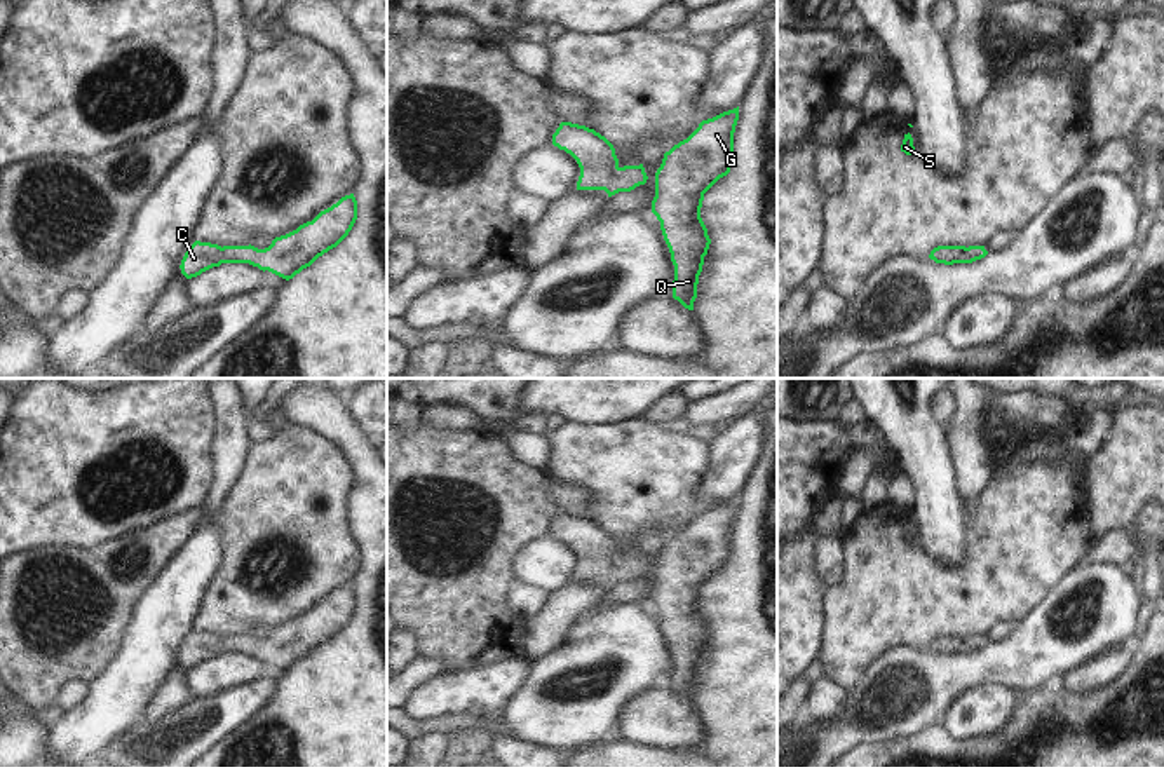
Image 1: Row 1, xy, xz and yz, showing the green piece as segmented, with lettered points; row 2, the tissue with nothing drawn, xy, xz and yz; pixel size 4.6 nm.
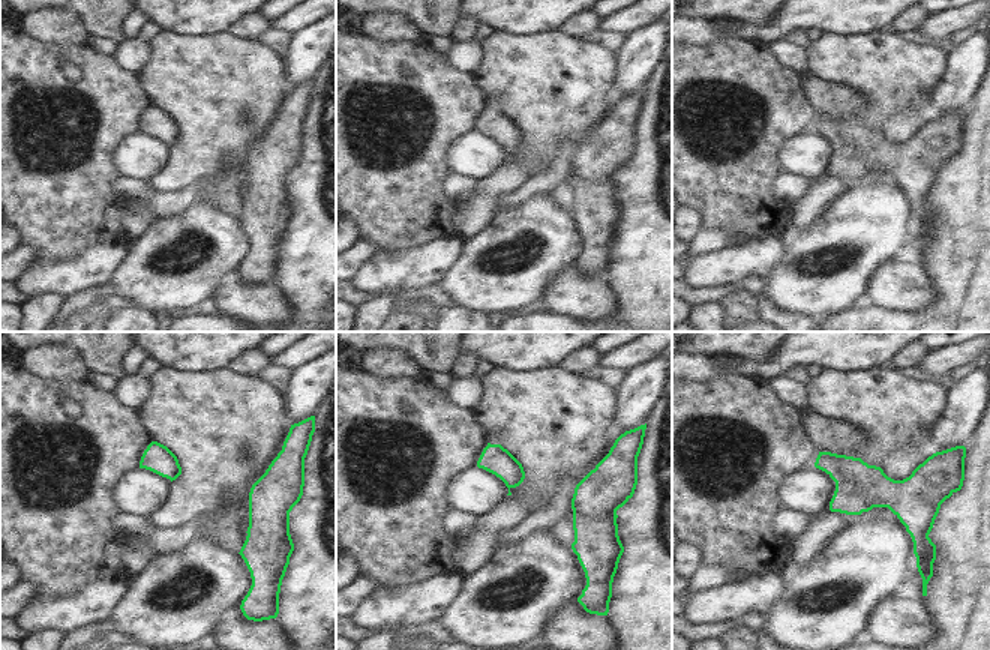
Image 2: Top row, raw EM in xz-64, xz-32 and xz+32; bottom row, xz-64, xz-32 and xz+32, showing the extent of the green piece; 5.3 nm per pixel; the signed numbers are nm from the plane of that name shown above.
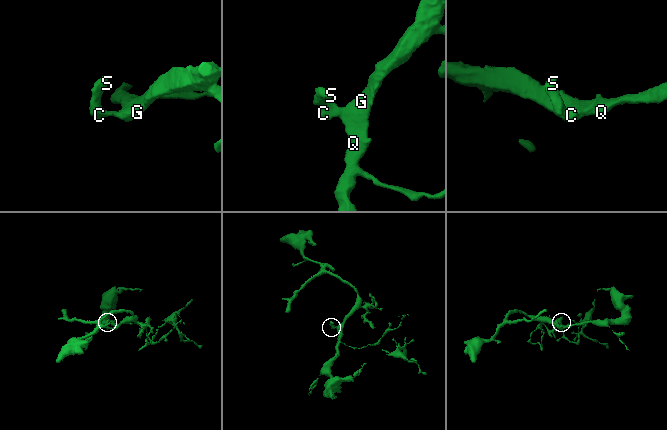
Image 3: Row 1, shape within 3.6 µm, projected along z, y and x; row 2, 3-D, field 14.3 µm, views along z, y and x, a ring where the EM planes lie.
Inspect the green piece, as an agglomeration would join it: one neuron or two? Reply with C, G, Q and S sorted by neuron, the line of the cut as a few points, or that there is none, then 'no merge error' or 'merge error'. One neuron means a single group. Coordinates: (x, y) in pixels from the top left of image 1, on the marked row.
C G Q S; no cut; no merge error

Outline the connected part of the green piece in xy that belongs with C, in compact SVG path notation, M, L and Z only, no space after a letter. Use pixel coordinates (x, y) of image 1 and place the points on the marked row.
M350 193L321 211L312 221L275 237L265 249L251 244L221 248L195 241L185 253L179 268L186 279L192 279L221 263L249 263L289 281L319 256L336 248L349 235L355 220L357 200Z

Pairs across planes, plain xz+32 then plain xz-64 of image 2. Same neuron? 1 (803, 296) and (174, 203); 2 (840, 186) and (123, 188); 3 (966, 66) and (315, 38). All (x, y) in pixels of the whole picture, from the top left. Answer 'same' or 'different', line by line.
1: different
2: different
3: same

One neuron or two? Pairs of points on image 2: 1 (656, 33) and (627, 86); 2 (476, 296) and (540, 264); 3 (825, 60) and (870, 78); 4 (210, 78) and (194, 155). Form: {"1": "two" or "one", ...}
{"1": "one", "2": "one", "3": "one", "4": "one"}

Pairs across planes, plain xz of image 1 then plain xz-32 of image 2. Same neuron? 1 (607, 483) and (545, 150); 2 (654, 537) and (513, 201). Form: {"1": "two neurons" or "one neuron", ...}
{"1": "one neuron", "2": "one neuron"}

